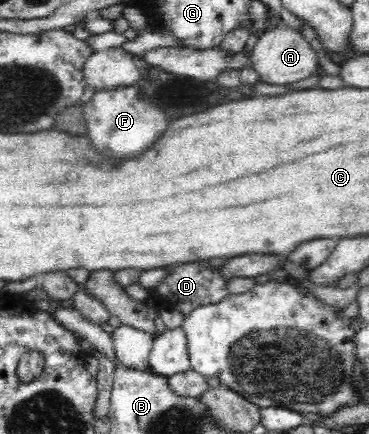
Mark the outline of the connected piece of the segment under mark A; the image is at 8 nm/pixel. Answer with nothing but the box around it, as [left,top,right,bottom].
[249,24,320,85]

